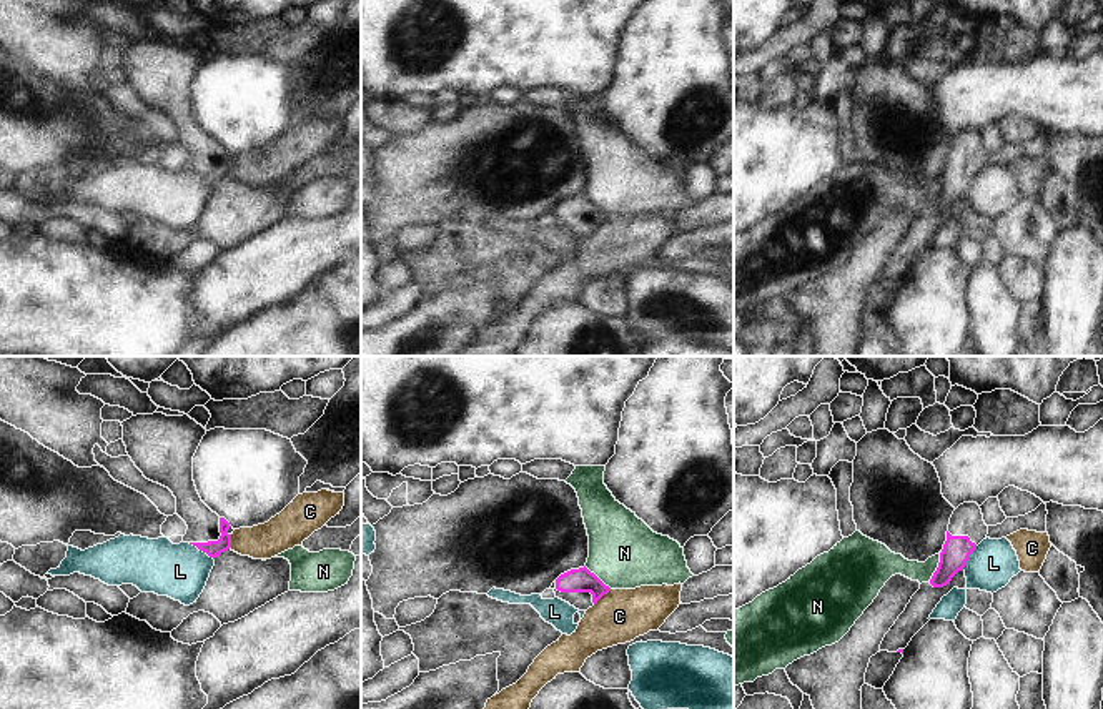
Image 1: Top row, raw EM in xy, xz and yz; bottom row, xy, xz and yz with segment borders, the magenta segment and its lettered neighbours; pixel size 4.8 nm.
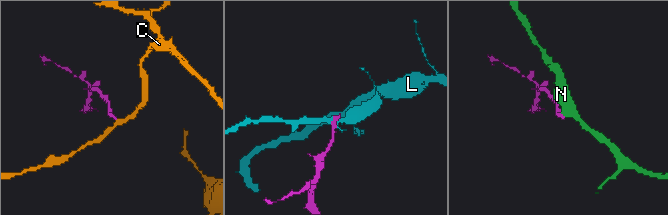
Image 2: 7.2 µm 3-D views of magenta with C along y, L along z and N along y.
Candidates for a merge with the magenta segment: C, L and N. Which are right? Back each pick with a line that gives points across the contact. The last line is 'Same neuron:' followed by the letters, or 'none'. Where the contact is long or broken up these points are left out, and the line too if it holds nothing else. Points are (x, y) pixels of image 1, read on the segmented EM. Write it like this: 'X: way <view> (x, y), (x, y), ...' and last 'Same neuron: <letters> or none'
Same neuron: none

